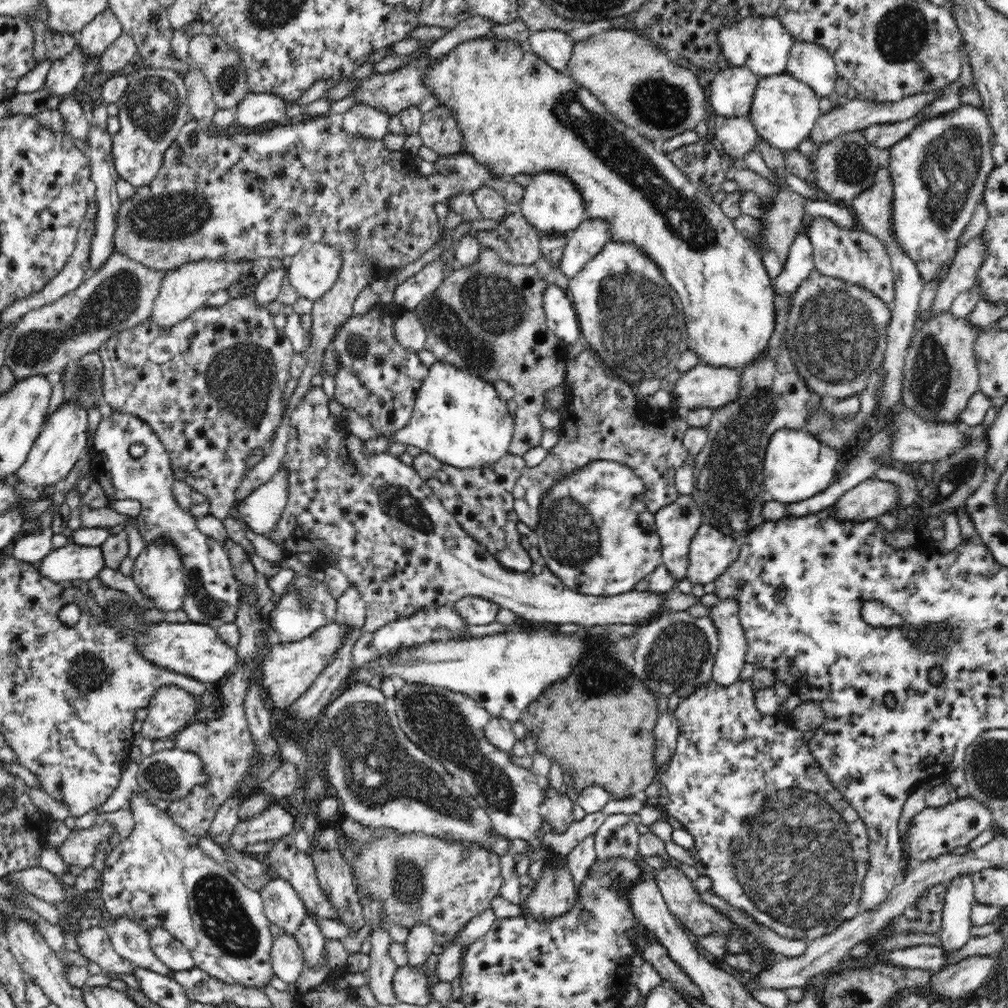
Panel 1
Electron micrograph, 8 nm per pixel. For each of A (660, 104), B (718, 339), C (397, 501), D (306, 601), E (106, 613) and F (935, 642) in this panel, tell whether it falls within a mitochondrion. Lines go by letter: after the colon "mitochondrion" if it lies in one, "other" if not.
A: mitochondrion
B: other
C: mitochondrion
D: mitochondrion
E: other
F: mitochondrion

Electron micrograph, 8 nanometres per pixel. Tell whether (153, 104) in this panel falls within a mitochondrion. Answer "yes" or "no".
yes

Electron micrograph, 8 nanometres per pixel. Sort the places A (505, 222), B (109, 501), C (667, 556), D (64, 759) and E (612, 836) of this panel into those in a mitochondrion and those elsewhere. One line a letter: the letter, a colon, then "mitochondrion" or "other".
A: other
B: other
C: other
D: other
E: other

